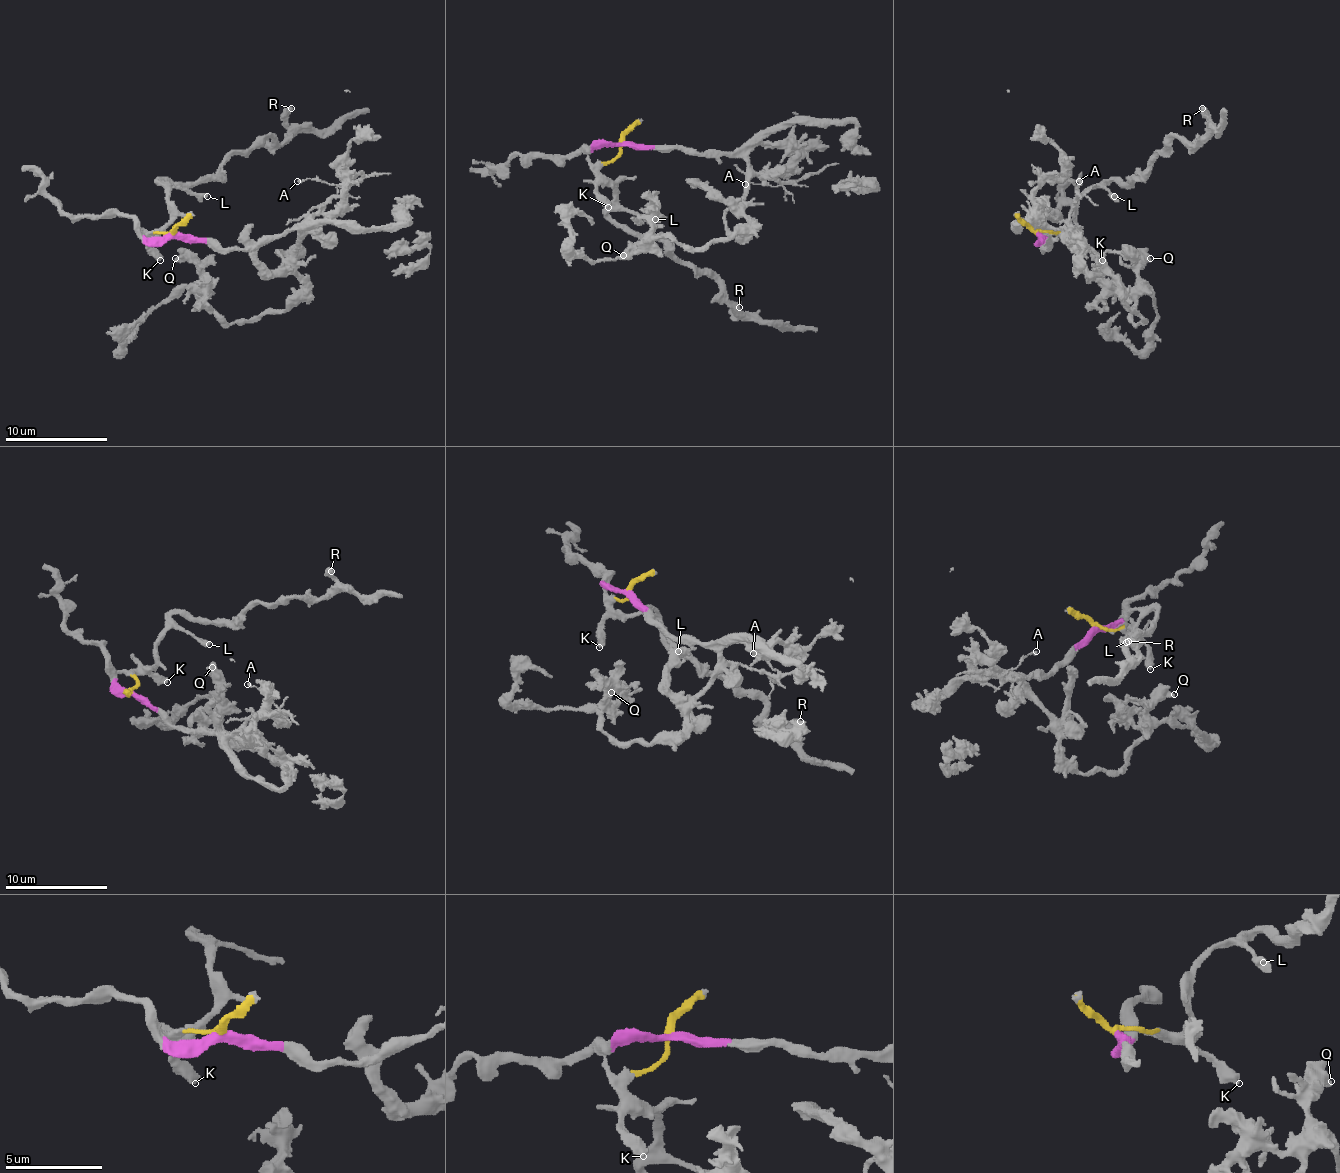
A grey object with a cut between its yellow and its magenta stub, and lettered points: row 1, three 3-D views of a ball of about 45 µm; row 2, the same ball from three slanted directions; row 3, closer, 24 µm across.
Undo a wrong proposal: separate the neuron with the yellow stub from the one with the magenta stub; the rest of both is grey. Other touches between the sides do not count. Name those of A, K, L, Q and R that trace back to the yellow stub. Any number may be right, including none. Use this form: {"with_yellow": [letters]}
{"with_yellow": ["K", "L", "R"]}

